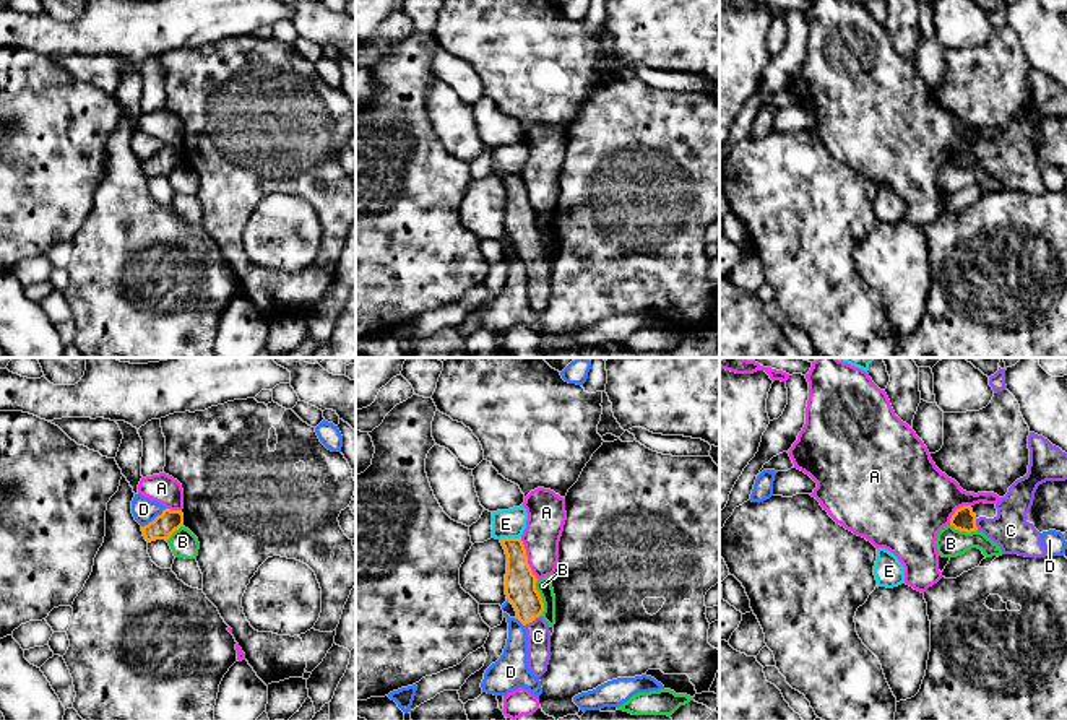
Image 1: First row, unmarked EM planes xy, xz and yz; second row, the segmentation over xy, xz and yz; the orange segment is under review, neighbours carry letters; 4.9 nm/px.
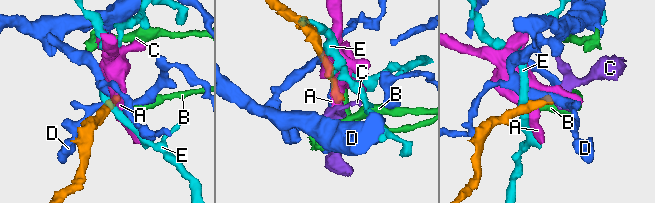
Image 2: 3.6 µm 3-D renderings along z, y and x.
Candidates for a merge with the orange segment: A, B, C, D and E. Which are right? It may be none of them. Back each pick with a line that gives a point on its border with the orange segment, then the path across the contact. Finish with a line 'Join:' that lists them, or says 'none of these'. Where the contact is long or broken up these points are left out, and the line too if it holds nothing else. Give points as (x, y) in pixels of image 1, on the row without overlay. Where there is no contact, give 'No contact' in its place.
C: Touches orange at xz (531, 257). Path across: xz (520, 218), (531, 257), (538, 272)
Join: C

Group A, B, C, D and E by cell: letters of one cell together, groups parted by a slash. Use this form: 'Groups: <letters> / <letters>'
Groups: A / B / C / D / E

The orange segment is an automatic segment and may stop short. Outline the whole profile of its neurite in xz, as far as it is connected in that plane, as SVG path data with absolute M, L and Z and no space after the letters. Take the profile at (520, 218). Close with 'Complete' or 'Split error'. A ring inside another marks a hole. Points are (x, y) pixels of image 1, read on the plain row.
M502 174L500 179L507 190L505 231L526 267L528 304L541 314L551 296L551 268L541 254L544 239L536 226L538 215L528 200L521 174Z. Split error

